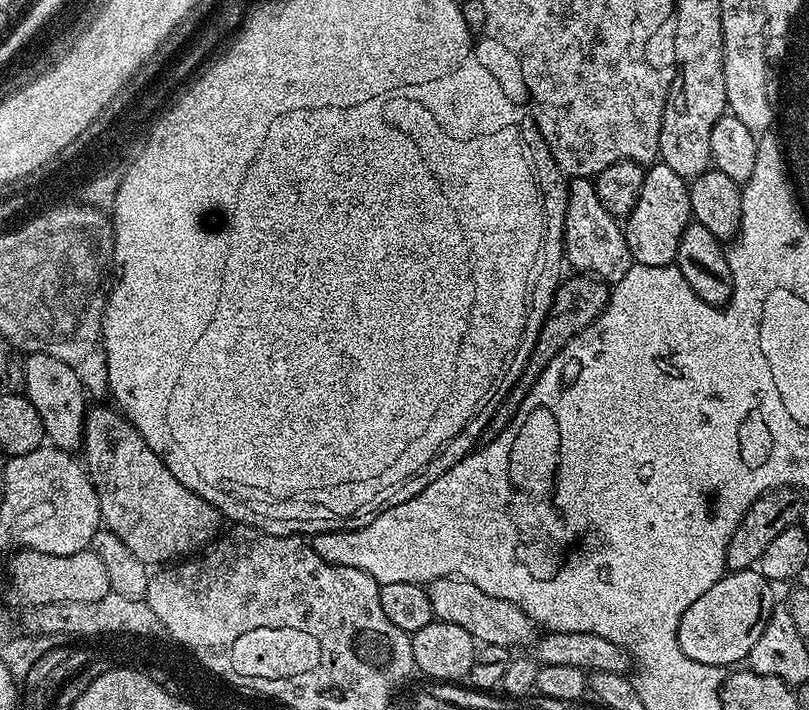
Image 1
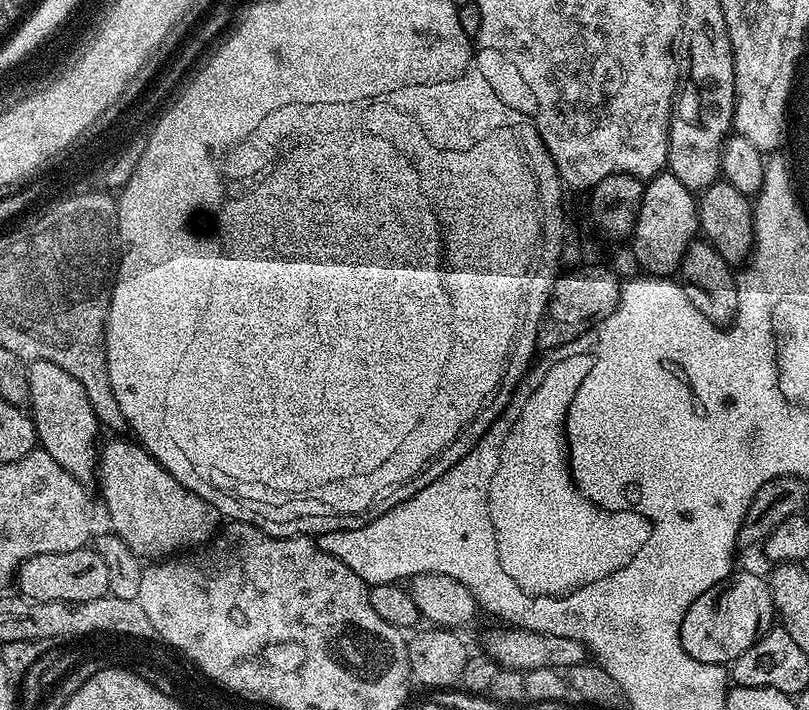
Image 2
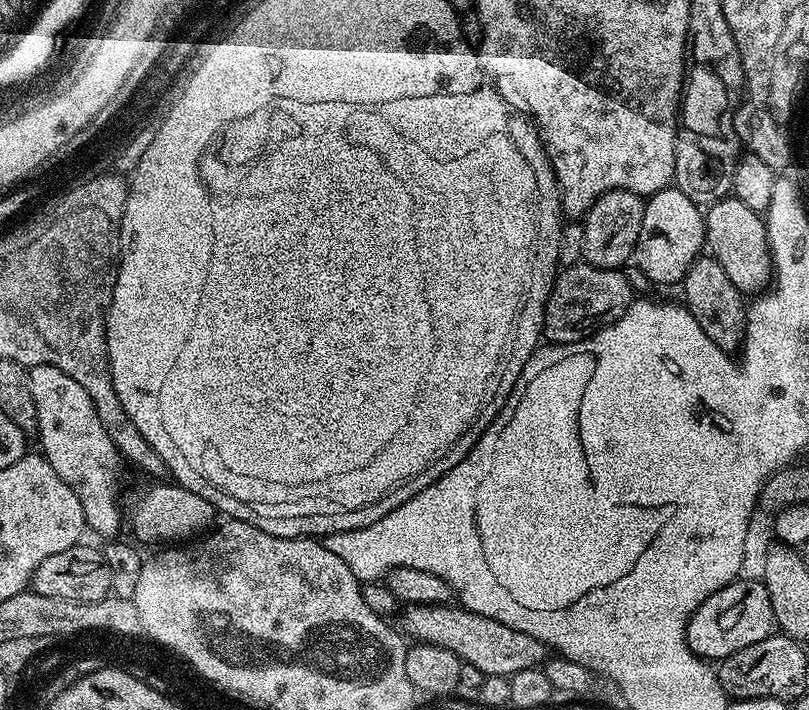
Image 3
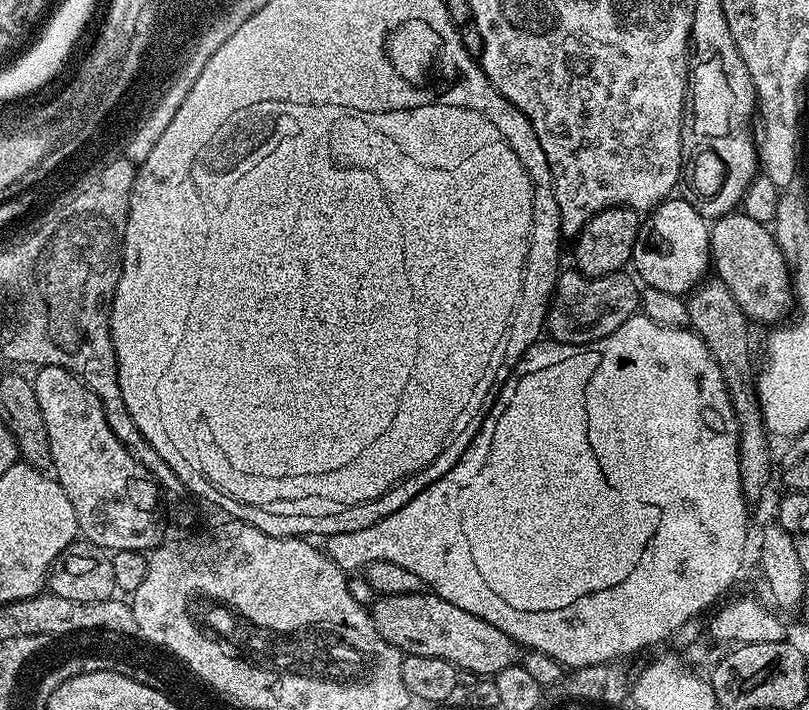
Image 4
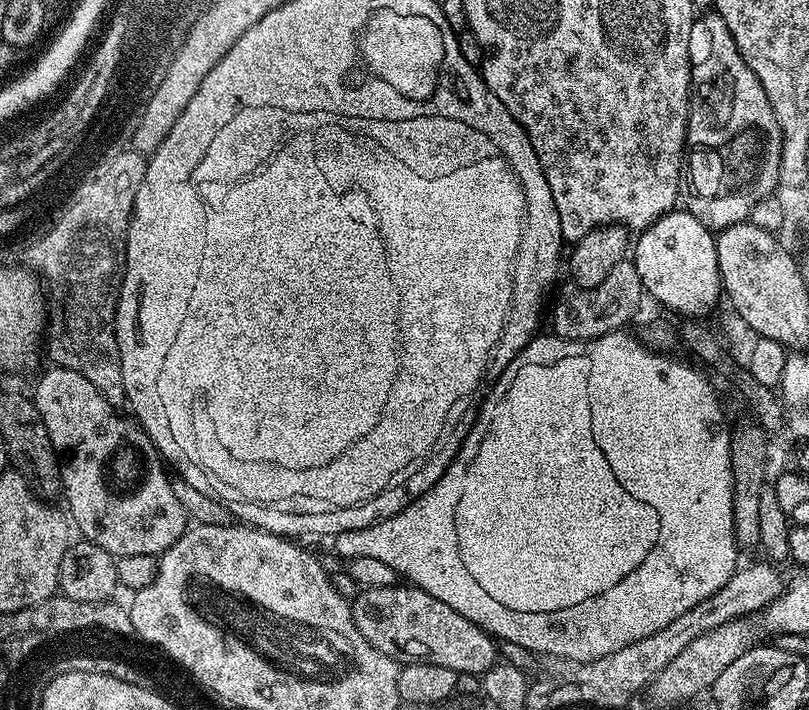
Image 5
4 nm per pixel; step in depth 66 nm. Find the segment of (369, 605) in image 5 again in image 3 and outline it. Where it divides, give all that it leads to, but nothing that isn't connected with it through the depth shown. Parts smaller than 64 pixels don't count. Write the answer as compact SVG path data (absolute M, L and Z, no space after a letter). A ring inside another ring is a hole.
M409 604L403 609L405 637L422 644L433 644L450 650L463 663L478 666L486 676L507 676L511 678L522 670L540 668L550 656L550 649L538 638L522 634L522 630L510 630L494 618L474 614L463 606L452 608L448 604Z

